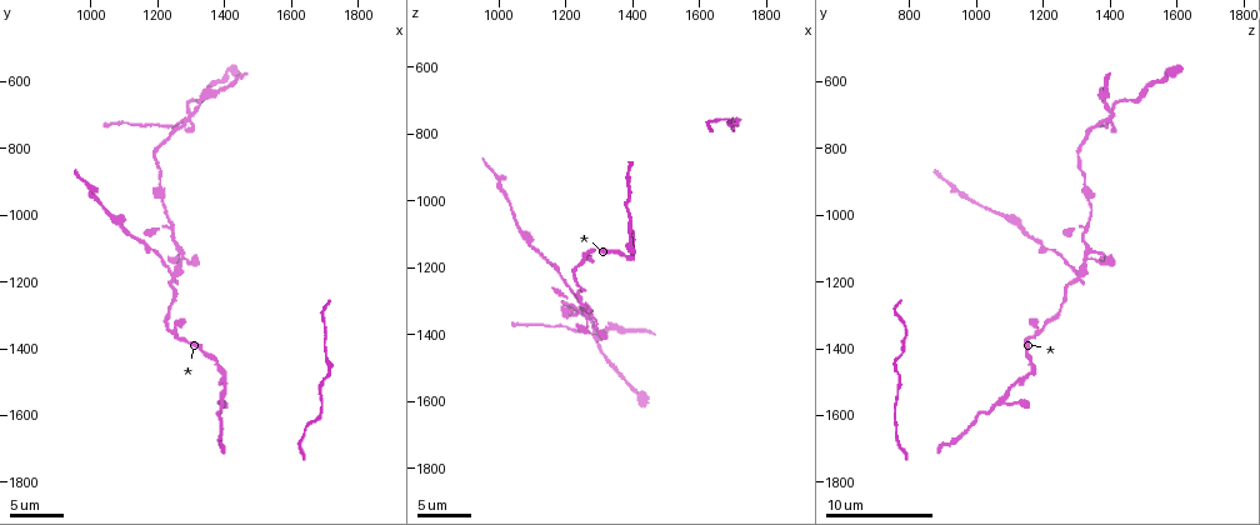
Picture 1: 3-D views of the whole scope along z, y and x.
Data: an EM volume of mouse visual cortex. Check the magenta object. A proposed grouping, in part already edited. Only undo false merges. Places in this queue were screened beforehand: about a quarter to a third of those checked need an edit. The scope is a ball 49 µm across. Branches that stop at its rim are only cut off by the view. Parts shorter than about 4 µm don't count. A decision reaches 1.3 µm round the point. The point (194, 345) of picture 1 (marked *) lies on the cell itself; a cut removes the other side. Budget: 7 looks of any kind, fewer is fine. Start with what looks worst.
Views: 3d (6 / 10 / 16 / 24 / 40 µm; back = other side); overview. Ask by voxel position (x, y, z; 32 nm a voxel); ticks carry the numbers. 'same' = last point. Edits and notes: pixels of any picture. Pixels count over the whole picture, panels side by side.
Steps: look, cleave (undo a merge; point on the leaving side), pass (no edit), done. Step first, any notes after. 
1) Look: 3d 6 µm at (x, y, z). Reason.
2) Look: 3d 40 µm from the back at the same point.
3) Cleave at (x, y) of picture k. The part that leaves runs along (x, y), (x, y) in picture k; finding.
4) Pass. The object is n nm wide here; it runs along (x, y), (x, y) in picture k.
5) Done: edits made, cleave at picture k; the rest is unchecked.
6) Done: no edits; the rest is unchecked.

Look: 3d 10 µm at (1240, 1180, 1300). Thin arm on a thick one.

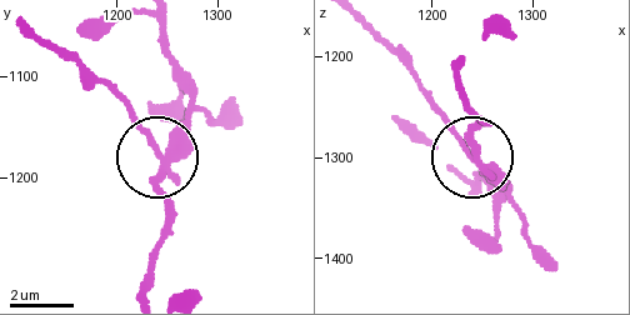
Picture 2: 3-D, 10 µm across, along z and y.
Cleave at (145, 129) of picture 2. The object is 270 nm wide here; the part that leaves runs along (163, 164), (131, 110), (34, 30) in picture 2; two cells meet here.

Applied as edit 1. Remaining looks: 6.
Look: overview.

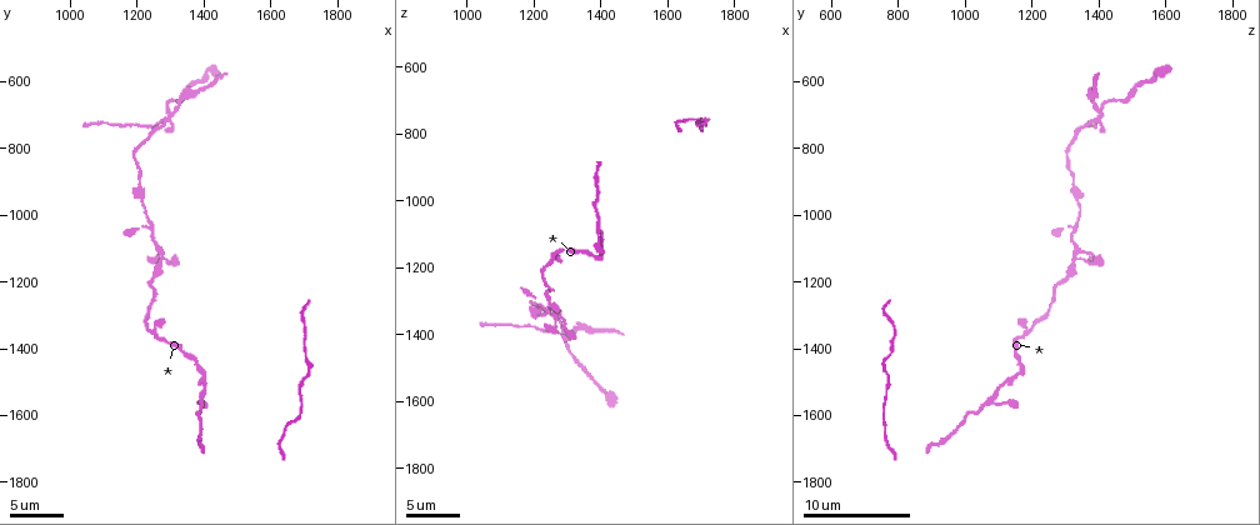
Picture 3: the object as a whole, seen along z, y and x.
Look: 3d 10 µm at (1200, 890, 1320). Sudden change in width.

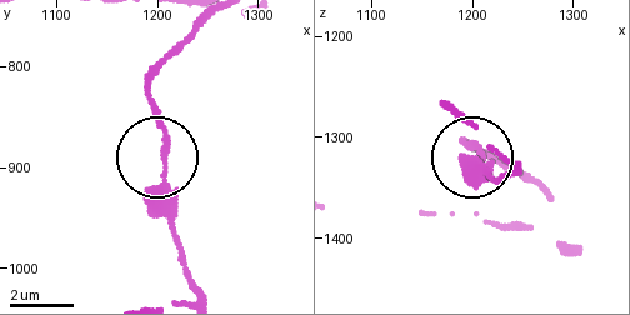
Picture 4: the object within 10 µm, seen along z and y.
Look: 3d 6 µm at the same point.

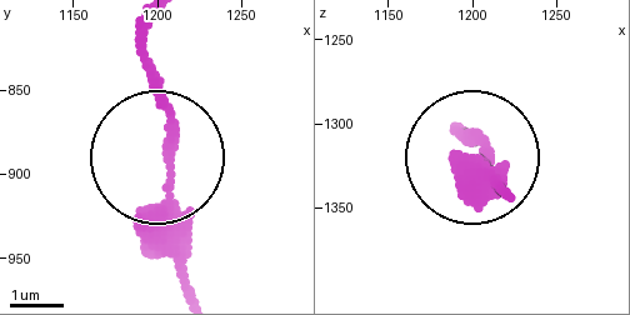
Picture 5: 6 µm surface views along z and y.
Pass. It runs along (189, 285), (168, 110), (140, 29) in picture 5; all the same cell.

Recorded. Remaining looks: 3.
Look: 3d 6 µm at (1220, 1310, 1230). Sudden change in width.

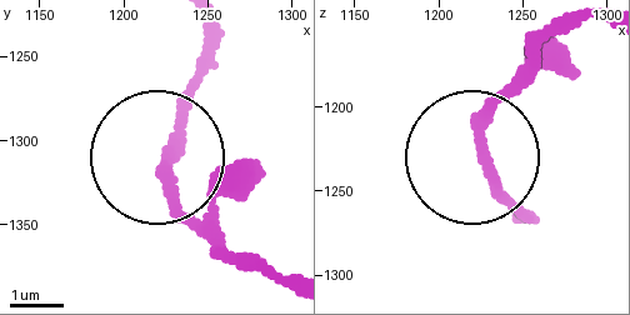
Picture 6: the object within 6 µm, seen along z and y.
Look: 3d 6 µm from the back at (1228, 1312, 1226).

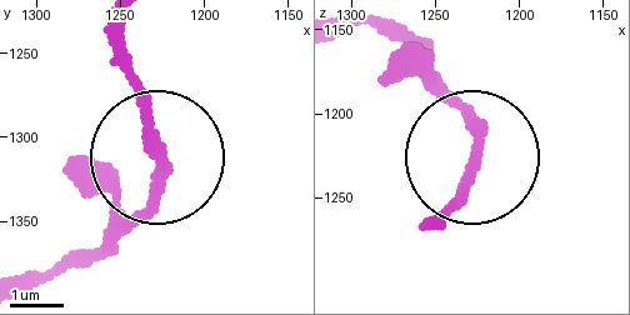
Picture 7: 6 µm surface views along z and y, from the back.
Pass. It runs along (24, 288), (95, 253), (149, 194), (154, 140), (118, 64) in picture 7; all the same cell.

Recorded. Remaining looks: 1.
Done: edits made, cleave at picture 2; the rest is unchecked.

